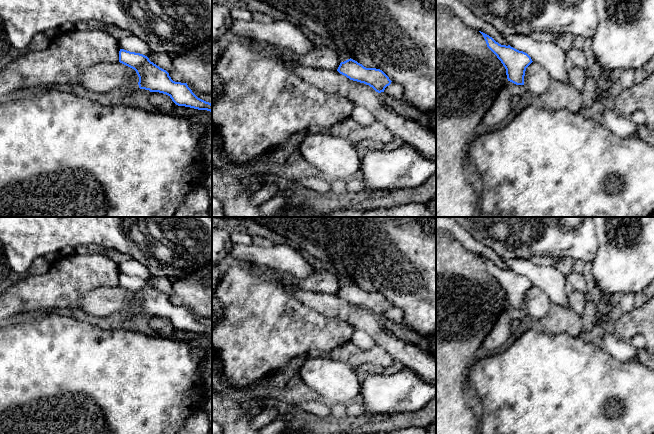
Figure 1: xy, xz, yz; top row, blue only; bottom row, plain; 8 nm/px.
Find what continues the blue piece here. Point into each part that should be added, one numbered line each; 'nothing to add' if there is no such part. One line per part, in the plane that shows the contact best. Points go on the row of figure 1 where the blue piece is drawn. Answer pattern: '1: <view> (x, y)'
nothing to add

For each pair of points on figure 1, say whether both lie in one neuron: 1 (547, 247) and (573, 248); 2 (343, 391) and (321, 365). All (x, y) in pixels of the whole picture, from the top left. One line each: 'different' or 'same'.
1: same
2: same

